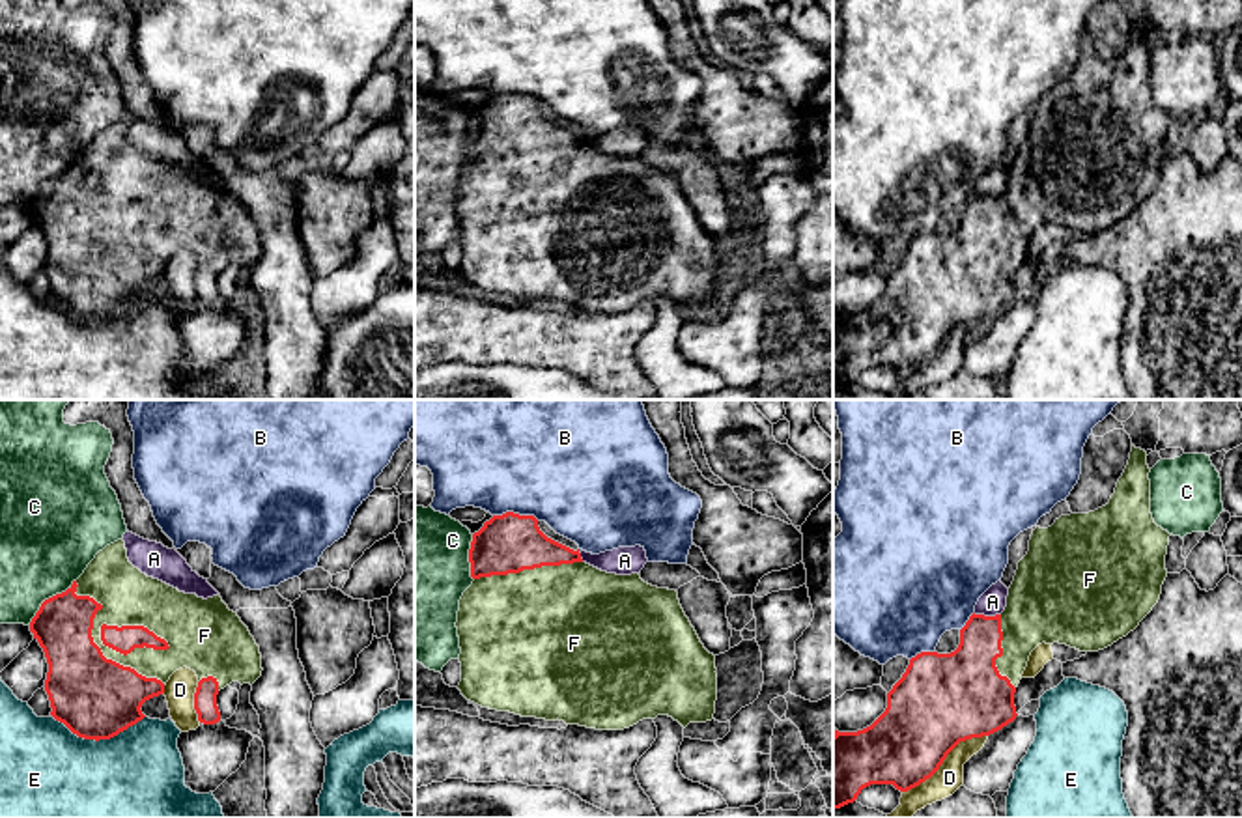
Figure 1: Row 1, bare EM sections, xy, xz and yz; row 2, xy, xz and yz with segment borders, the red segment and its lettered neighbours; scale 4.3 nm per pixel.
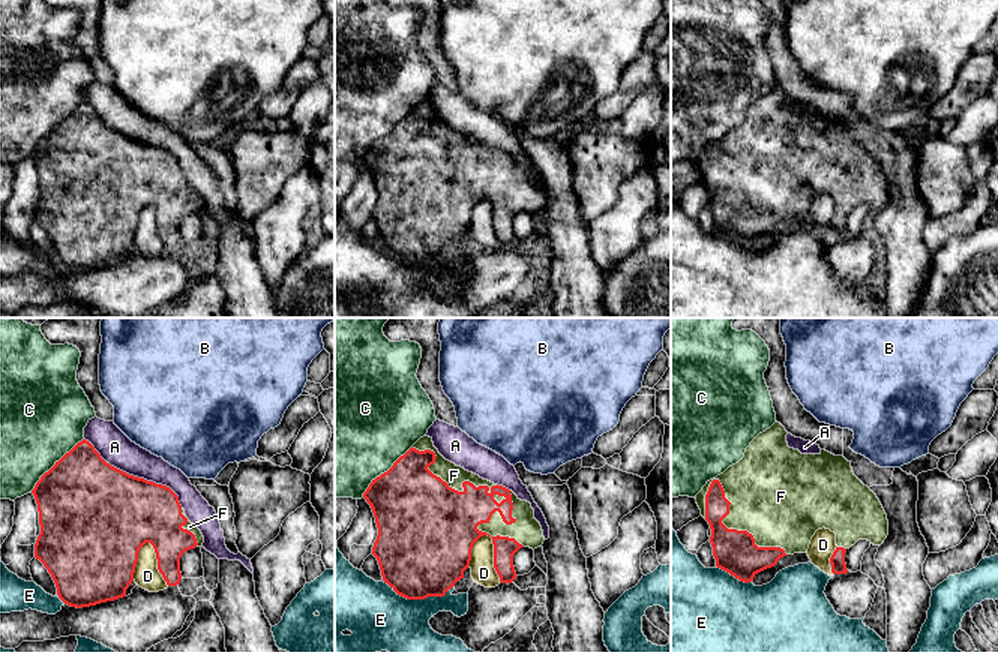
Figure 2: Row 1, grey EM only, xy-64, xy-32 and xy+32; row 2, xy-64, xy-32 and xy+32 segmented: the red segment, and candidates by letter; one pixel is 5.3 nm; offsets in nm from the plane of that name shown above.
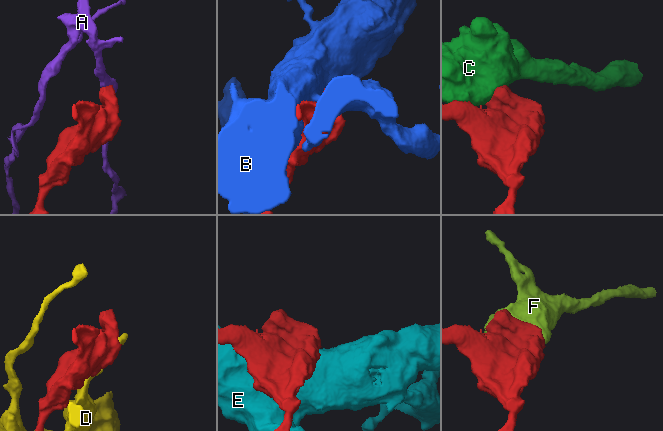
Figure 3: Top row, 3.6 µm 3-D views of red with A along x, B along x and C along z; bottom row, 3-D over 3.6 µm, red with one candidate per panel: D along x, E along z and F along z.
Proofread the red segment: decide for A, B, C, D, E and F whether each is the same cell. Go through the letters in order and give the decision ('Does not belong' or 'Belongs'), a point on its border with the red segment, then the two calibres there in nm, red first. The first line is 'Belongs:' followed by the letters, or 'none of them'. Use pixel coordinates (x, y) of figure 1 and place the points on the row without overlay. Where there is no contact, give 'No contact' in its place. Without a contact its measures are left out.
Belongs: F
A: Does not belong. Touches red at yz (987, 198). Thickness 220 nm (red) against 110 nm
B: Does not belong. Touches red at xz (516, 96). Thickness 260 nm (red) against 440 nm
C: Does not belong. Touches red at xy (49, 180). Thickness 260 nm (red) against 400 nm
D: Does not belong. Touches red at yz (944, 340). Thickness 400 nm (red) against 120 nm
E: Does not belong. Touches red at xy (98, 322). Thickness 360 nm (red) against 500 nm
F: Belongs. Touches red at xy (135, 208). Thickness 120 nm (red) against 260 nm

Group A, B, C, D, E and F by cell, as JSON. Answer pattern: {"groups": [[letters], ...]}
{"groups": [["A"], ["B"], ["C"], ["D"], ["E"], ["F"]]}

